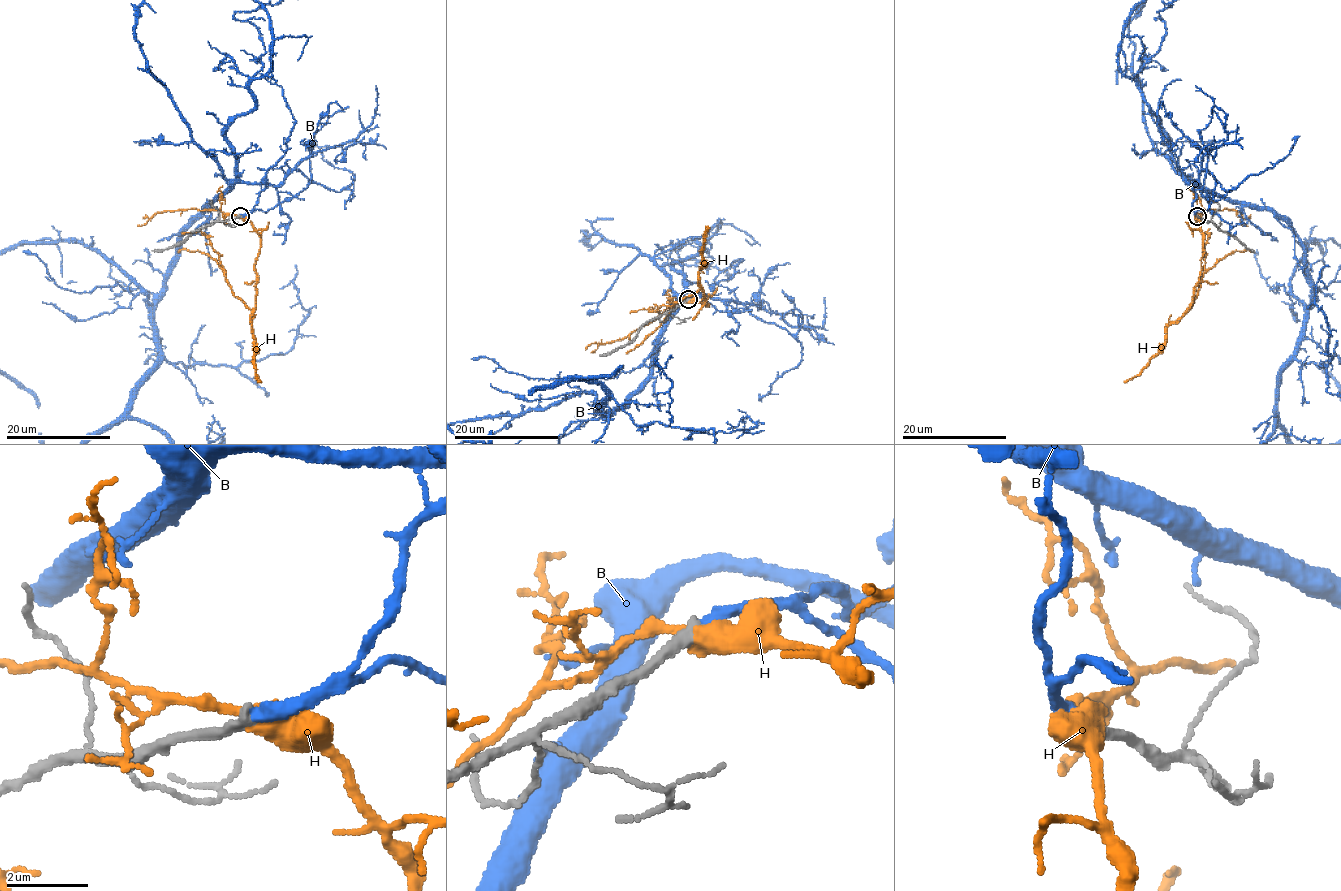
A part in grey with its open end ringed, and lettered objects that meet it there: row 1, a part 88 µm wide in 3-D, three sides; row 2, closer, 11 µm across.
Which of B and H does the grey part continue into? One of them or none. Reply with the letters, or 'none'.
B

